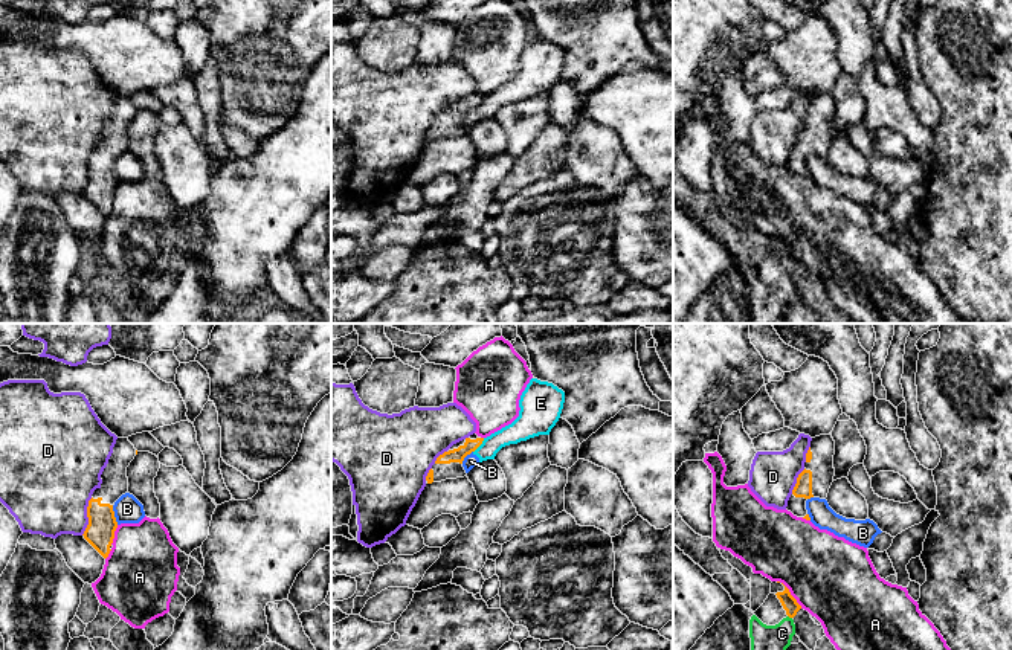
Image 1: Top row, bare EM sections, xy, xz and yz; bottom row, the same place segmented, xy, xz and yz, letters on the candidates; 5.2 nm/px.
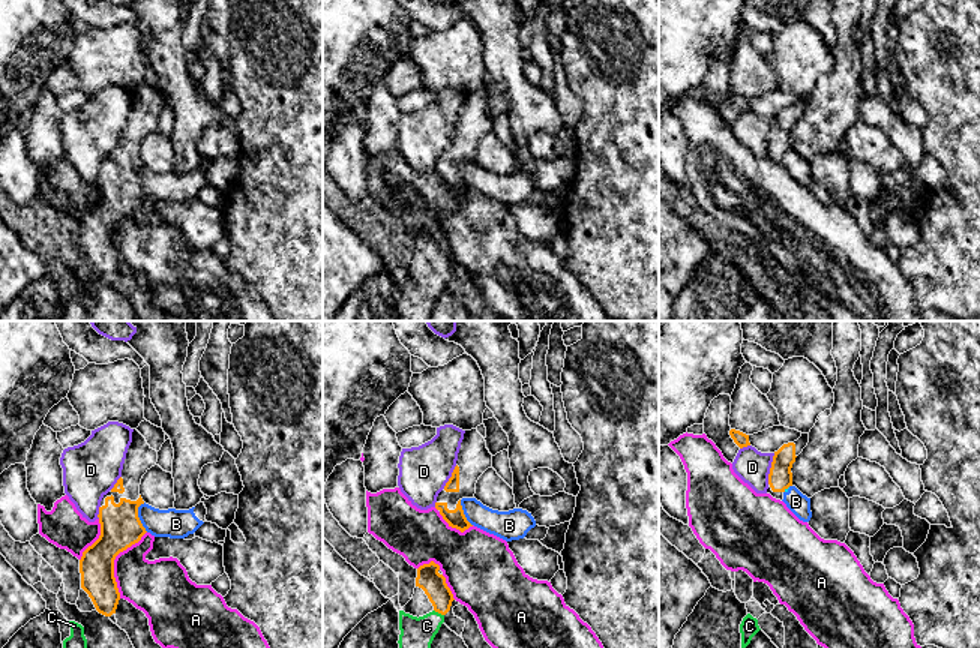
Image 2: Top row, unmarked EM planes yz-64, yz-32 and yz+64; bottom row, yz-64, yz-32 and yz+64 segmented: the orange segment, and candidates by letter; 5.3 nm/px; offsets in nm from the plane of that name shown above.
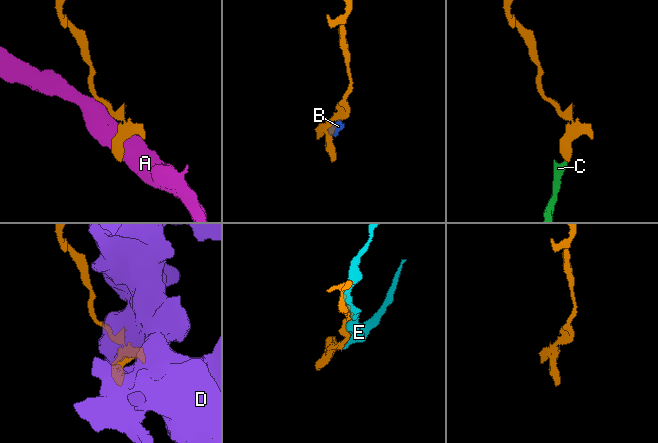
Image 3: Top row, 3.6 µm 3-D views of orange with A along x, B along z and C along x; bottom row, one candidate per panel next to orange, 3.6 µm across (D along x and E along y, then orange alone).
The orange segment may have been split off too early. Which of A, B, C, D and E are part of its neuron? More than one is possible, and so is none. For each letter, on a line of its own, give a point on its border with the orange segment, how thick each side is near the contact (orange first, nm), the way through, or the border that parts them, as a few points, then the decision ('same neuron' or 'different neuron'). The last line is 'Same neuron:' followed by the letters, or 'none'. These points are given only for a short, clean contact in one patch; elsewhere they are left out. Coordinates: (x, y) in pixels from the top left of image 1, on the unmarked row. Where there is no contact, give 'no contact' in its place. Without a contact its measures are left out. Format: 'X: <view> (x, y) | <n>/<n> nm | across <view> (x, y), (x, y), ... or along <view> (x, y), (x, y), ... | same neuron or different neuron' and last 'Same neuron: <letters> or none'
A: yz (789, 252) | 80/440 nm | different neuron
B: xy (113, 173) | 160/150 nm | along xy (112, 164), (118, 182) | different neuron
C: yz (789, 275) | 80/190 nm | across yz (788, 260), (789, 275), (768, 301) | same neuron
D: xy (87, 174) | 160/440 nm | different neuron
E: xz (480, 102) | 80/130 nm | different neuron
Same neuron: C

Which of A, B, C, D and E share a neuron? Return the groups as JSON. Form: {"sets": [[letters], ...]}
{"sets": [["A"], ["B", "E"], ["C"], ["D"]]}

